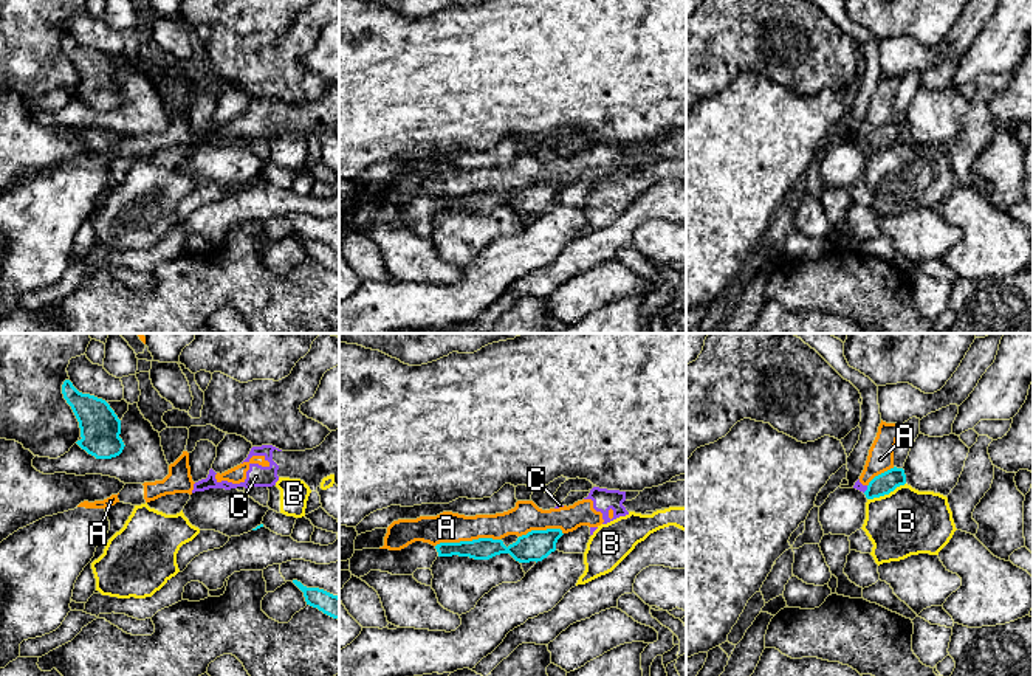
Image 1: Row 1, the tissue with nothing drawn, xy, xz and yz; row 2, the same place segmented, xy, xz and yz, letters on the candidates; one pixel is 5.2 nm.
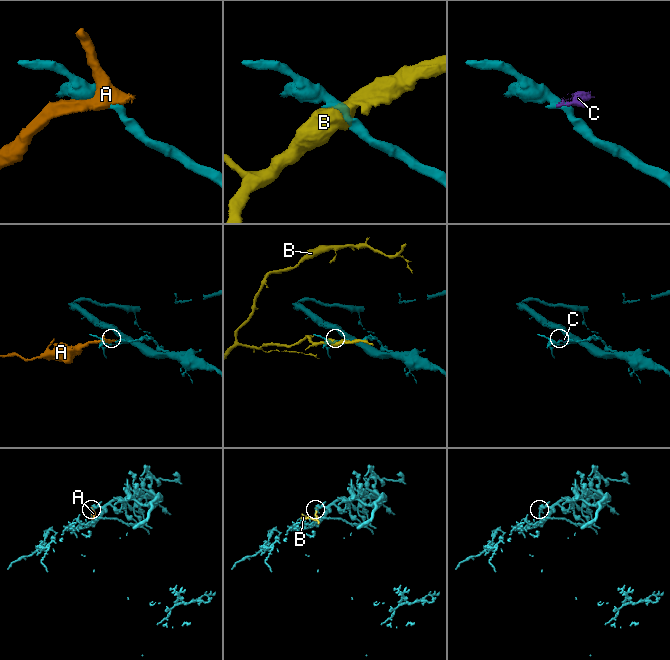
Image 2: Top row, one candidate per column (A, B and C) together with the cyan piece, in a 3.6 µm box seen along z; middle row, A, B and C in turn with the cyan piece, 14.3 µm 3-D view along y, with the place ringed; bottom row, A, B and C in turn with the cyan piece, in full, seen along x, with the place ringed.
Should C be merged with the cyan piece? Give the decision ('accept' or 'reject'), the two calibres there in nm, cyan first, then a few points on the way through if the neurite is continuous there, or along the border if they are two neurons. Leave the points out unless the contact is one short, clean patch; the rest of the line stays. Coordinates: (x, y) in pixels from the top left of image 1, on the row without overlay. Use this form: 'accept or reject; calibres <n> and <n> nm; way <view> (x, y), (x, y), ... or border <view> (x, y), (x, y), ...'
reject; calibres 110 and 50 nm; border yz (868, 138), (863, 144)

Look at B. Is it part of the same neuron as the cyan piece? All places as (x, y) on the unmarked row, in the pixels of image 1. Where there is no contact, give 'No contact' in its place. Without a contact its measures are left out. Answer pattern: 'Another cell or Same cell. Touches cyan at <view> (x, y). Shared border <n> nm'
Another cell. Touches cyan at yz (886, 146). Shared border 220 nm

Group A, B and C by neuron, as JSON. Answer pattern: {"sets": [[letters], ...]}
{"sets": [["A", "C"], ["B"]]}

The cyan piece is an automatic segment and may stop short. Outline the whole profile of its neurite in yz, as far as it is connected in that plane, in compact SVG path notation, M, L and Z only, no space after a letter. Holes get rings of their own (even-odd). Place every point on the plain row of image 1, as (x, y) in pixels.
M891 121L878 129L875 129L864 144L867 152L880 150L889 147L897 140L906 136L906 127L903 121Z

